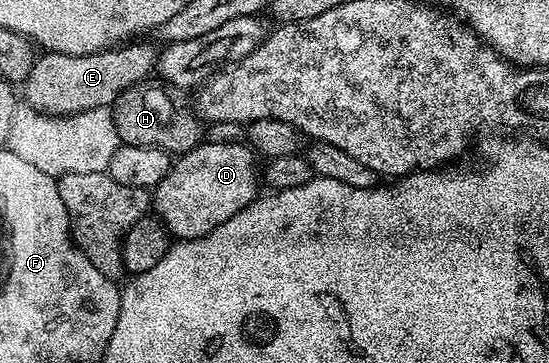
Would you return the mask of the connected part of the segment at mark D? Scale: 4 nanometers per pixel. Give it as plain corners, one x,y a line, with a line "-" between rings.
207,139
172,160
169,171
153,190
154,216
163,222
172,238
192,241
209,235
209,231
231,219
238,209
244,209
260,196
257,165
255,169
257,154
250,145
239,141

